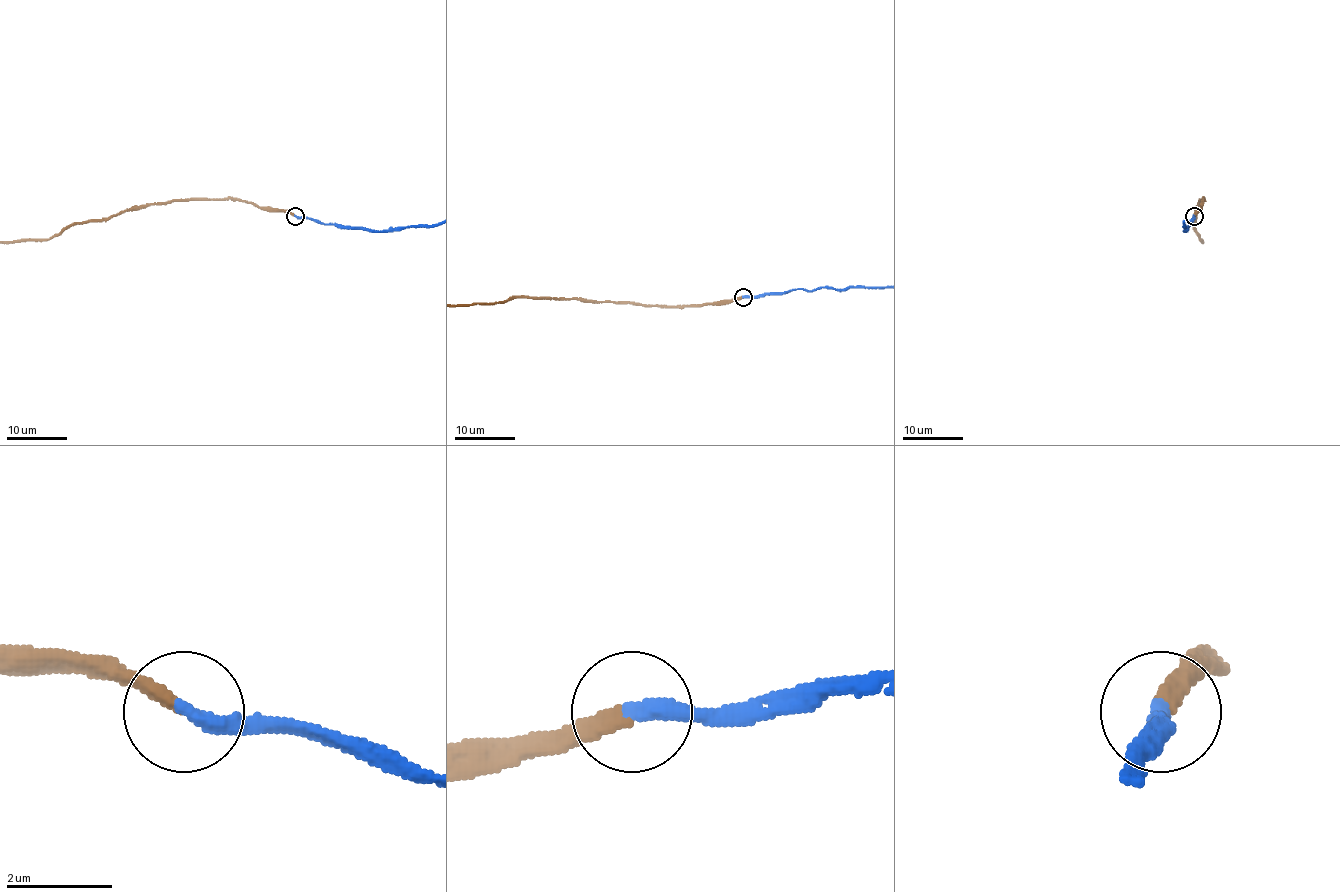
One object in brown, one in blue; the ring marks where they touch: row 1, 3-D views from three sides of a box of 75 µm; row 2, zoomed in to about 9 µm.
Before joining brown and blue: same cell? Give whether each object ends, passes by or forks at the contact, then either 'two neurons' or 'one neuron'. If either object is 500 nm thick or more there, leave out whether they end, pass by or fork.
brown ends there; blue ends there; one neuron

